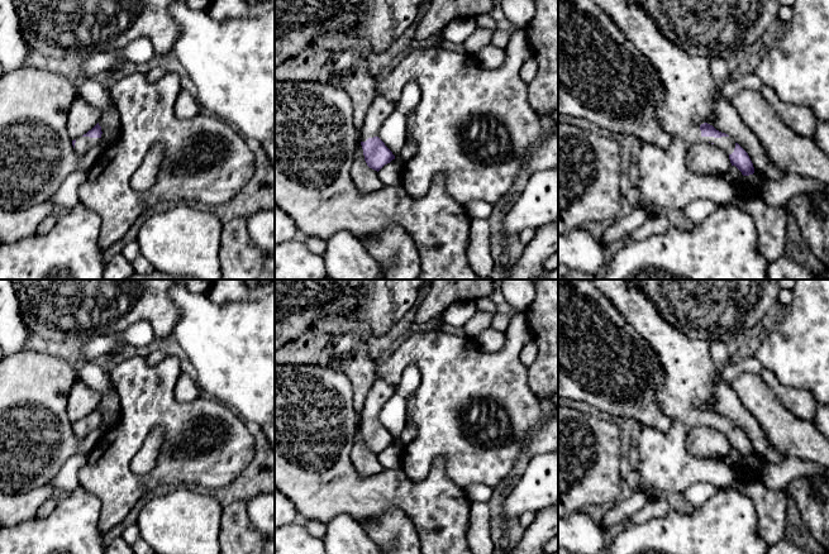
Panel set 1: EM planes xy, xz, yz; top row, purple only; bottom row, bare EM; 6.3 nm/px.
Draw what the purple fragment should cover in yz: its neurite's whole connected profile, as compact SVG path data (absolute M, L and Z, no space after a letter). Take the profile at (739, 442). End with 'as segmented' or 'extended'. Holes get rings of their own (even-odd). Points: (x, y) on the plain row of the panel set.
M628 280L591 281L609 297L624 320L647 340L657 354L664 372L664 382L656 390L658 406L676 422L682 424L687 429L697 425L709 425L720 430L729 438L732 449L735 449L743 459L753 458L754 450L748 436L733 421L716 414L707 406L699 409L696 405L713 397L714 383L718 376L718 369L710 355L710 343L692 339L667 323L649 297L639 287L632 287Z | extended

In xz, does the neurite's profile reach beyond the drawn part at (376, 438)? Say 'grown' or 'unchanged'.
grown

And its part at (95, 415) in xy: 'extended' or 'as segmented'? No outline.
extended

